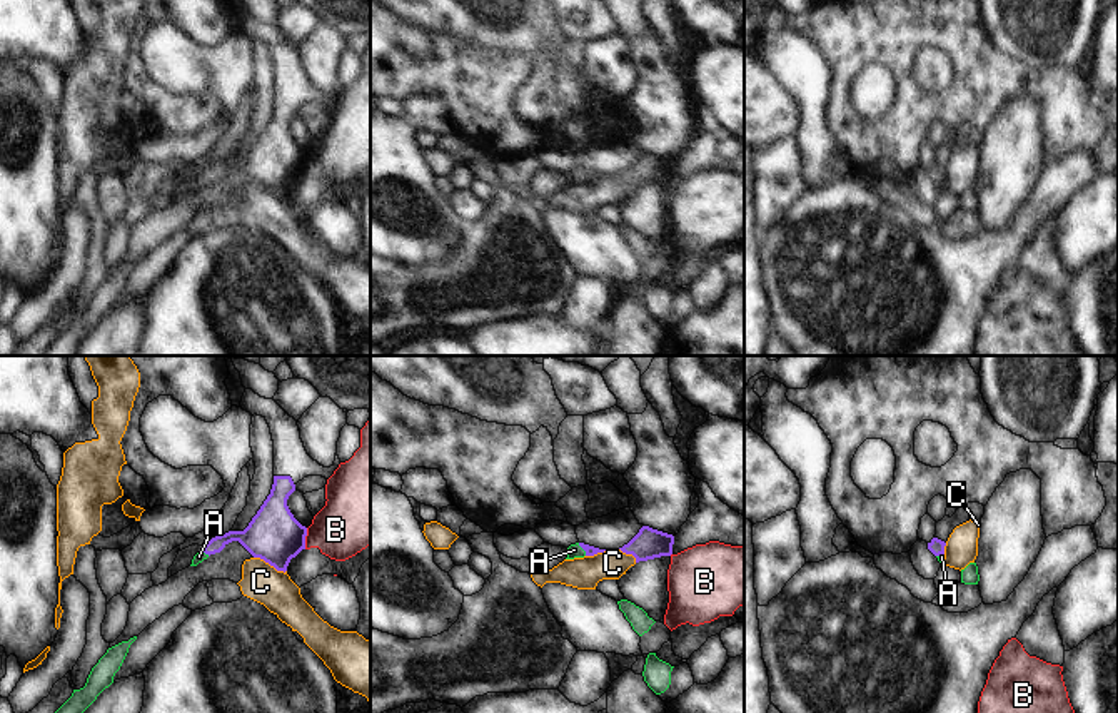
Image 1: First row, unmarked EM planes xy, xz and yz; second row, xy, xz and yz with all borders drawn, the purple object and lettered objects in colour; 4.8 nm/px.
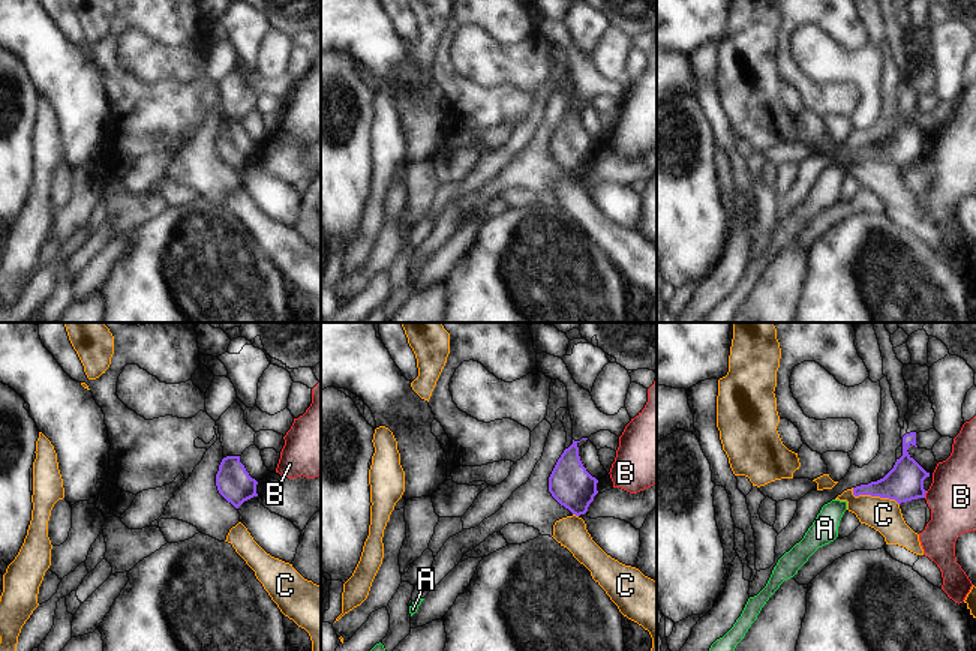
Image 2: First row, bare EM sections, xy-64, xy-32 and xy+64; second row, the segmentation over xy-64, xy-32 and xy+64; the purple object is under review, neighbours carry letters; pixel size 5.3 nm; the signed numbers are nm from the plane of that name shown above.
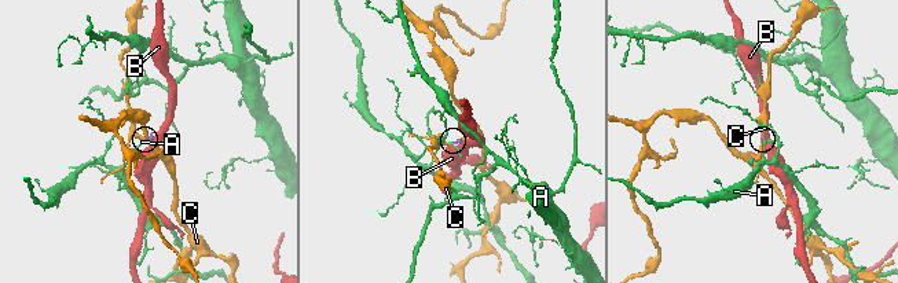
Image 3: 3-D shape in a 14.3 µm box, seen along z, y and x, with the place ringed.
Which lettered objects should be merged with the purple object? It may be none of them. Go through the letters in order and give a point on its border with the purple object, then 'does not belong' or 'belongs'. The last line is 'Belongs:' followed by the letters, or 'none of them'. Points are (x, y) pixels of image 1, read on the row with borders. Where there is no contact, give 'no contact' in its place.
A: meets purple in xz at (583, 548); belongs
B: meets purple in xy at (304, 538); does not belong
C: meets purple in xy at (271, 565); does not belong
Belongs: A

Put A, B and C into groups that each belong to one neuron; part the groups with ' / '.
A / B / C

